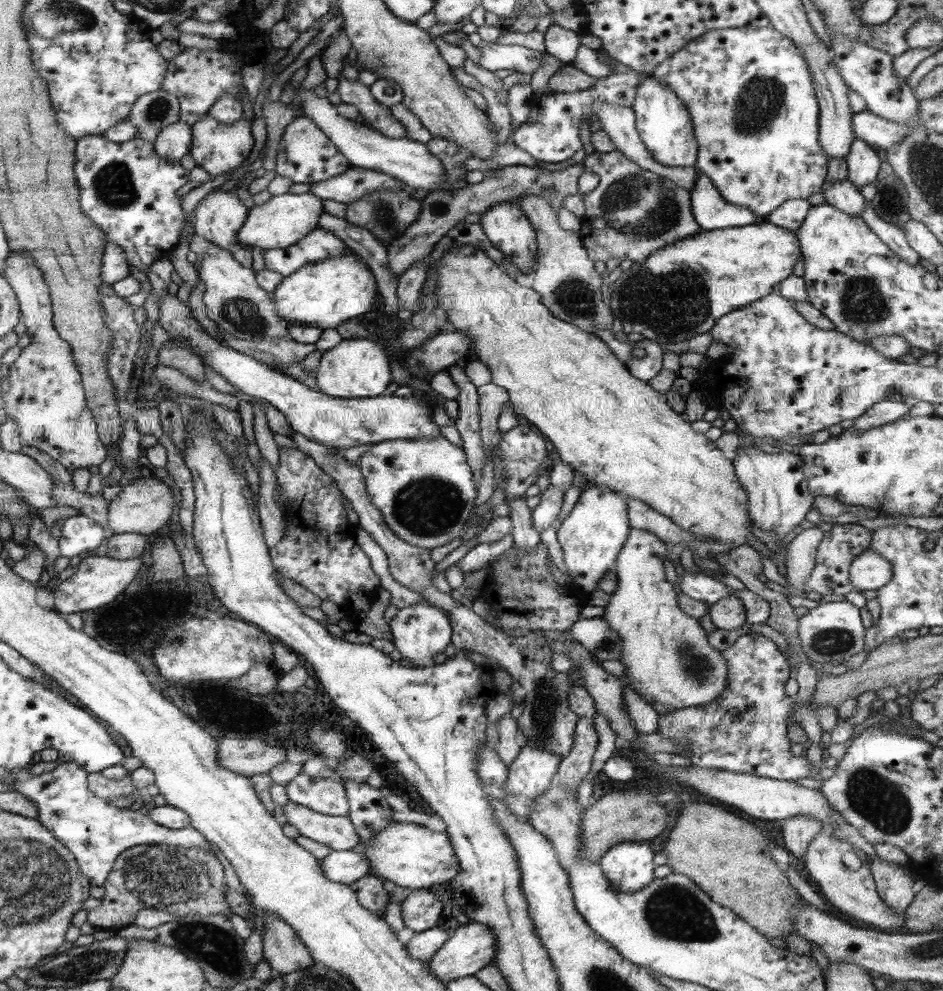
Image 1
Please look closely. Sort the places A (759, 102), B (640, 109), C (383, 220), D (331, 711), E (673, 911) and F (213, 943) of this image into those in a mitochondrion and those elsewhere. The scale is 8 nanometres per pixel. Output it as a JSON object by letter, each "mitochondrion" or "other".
{"A":"mitochondrion","B":"other","C":"mitochondrion","D":"other","E":"mitochondrion","F":"mitochondrion"}

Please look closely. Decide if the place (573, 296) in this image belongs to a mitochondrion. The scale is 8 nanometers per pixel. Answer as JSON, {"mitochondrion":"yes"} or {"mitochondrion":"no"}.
{"mitochondrion":"yes"}

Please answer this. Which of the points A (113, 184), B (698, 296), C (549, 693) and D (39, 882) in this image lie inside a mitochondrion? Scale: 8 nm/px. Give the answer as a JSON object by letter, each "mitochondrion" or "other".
{"A":"mitochondrion","B":"mitochondrion","C":"mitochondrion","D":"mitochondrion"}

